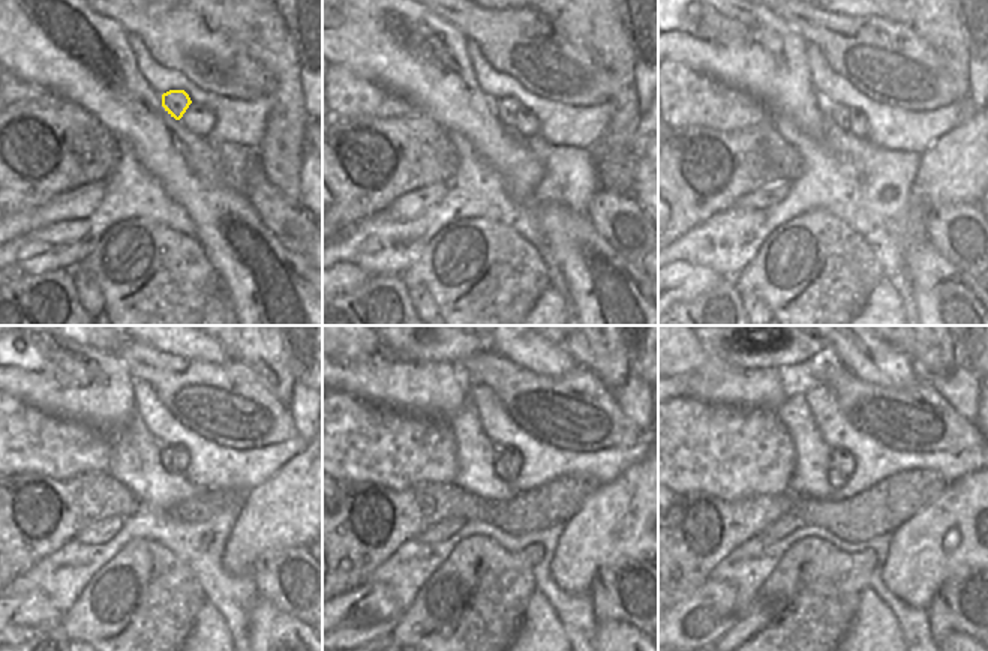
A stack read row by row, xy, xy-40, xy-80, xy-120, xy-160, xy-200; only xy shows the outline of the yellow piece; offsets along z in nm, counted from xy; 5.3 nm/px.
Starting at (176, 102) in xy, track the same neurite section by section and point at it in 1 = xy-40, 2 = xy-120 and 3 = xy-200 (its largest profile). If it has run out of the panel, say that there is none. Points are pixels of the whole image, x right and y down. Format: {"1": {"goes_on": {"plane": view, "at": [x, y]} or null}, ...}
{"1": {"goes_on": {"plane": "xy-40", "at": [505, 108]}}, "2": {"goes_on": {"plane": "xy-120", "at": [165, 450]}}, "3": {"goes_on": {"plane": "xy-200", "at": [837, 479]}}}

